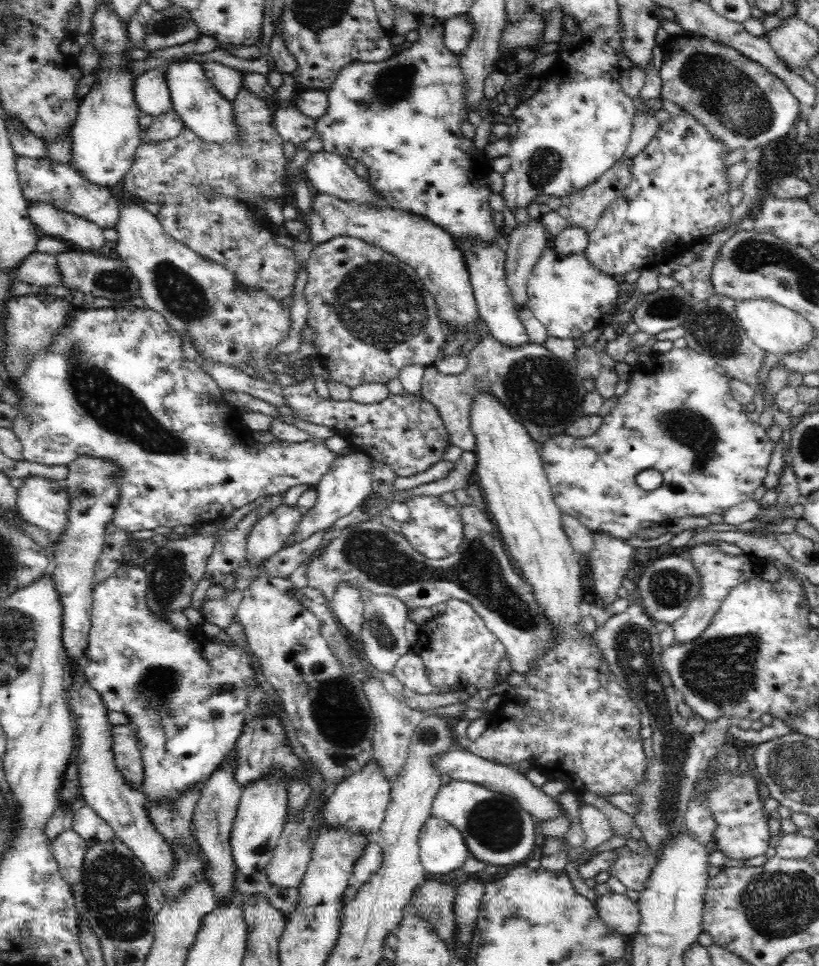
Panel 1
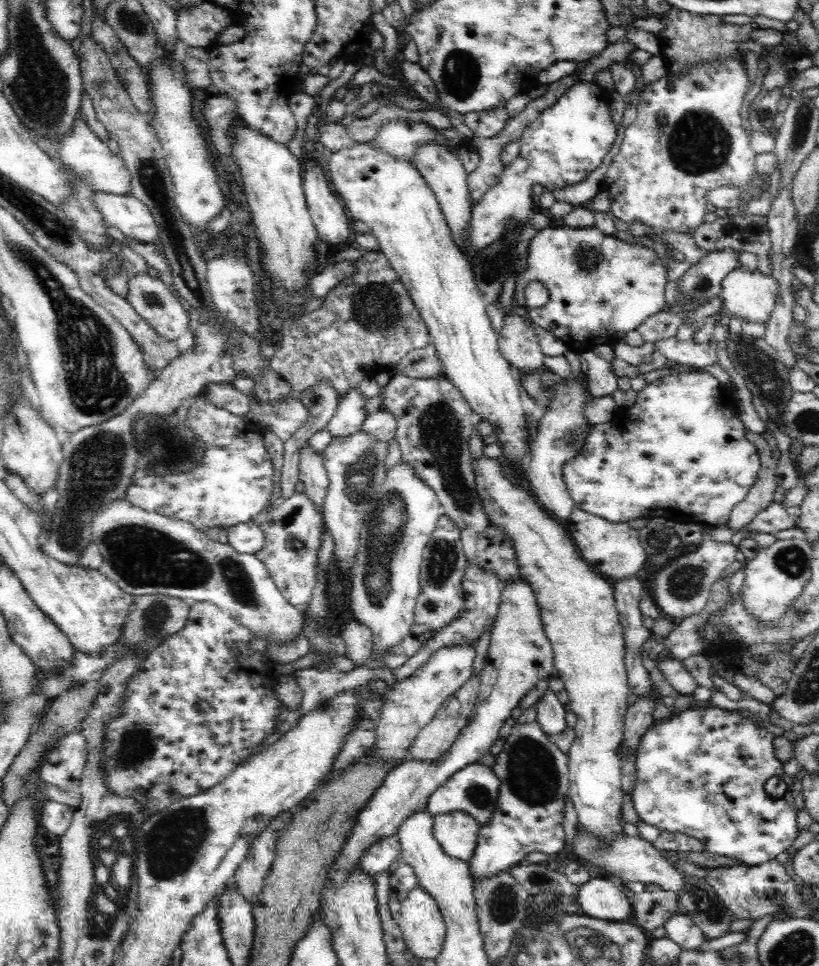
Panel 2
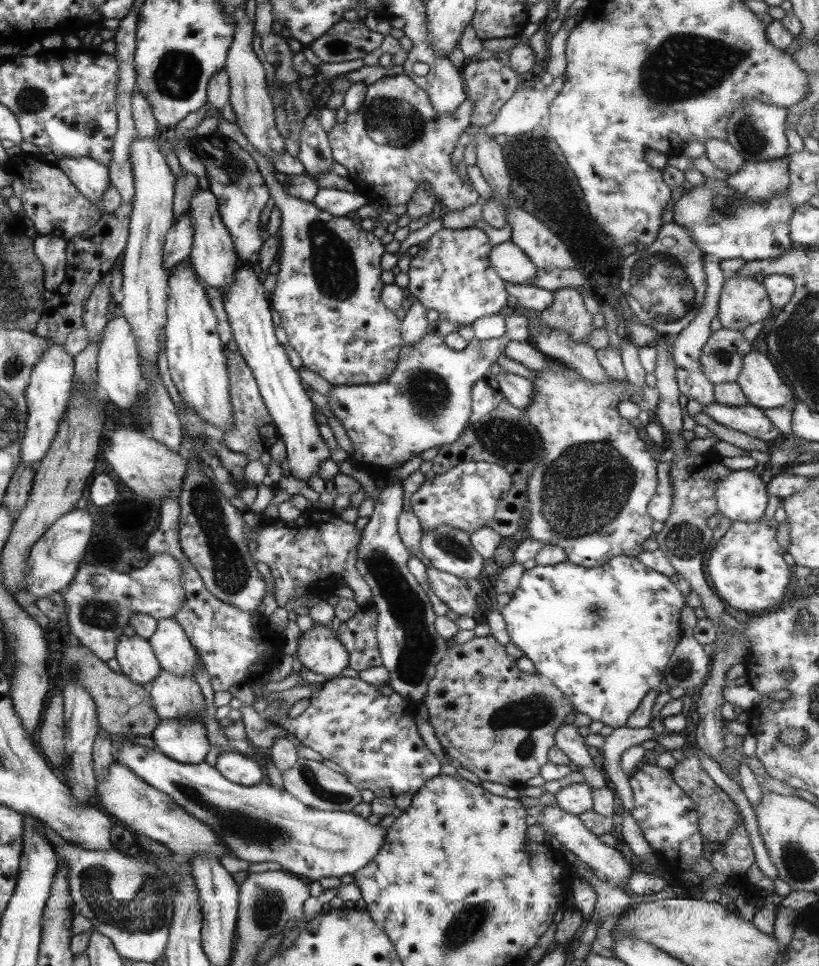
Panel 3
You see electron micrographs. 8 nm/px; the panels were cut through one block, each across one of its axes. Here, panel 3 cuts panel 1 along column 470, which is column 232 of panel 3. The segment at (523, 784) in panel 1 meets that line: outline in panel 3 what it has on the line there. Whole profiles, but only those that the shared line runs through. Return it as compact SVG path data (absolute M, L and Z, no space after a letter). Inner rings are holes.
M237 752L220 753L215 760L215 770L227 781L240 786L254 786L261 783L263 772L256 757L239 755Z

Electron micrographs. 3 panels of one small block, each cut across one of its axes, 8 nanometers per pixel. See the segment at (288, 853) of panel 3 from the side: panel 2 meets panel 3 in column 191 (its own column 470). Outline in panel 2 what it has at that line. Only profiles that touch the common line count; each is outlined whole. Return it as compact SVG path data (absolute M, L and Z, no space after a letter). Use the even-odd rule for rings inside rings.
M475 763L458 770L427 801L426 811L432 817L438 814L464 813L470 815L480 827L488 827L498 811L501 783L492 768Z

